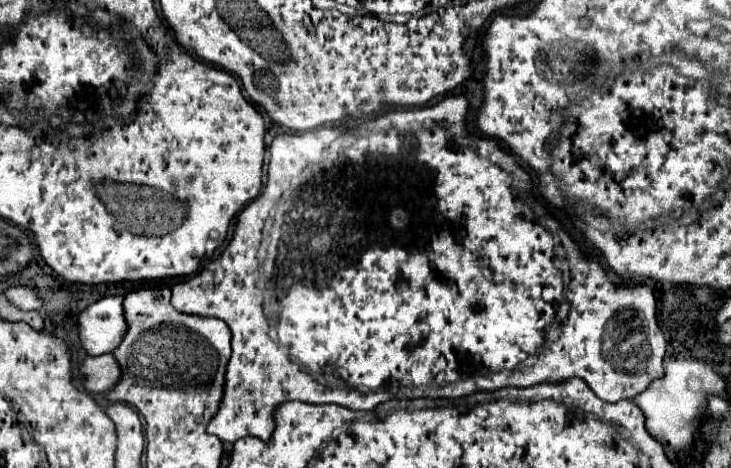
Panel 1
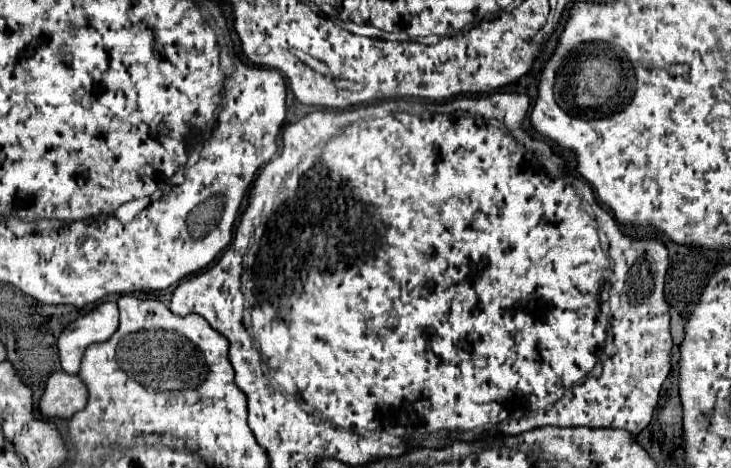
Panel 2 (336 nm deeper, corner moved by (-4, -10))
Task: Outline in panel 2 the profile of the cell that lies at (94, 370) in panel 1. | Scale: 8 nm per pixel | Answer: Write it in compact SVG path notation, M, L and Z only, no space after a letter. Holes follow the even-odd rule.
M57 371L49 377L45 391L39 399L39 413L45 419L69 419L87 403L87 389L79 383L77 375Z

